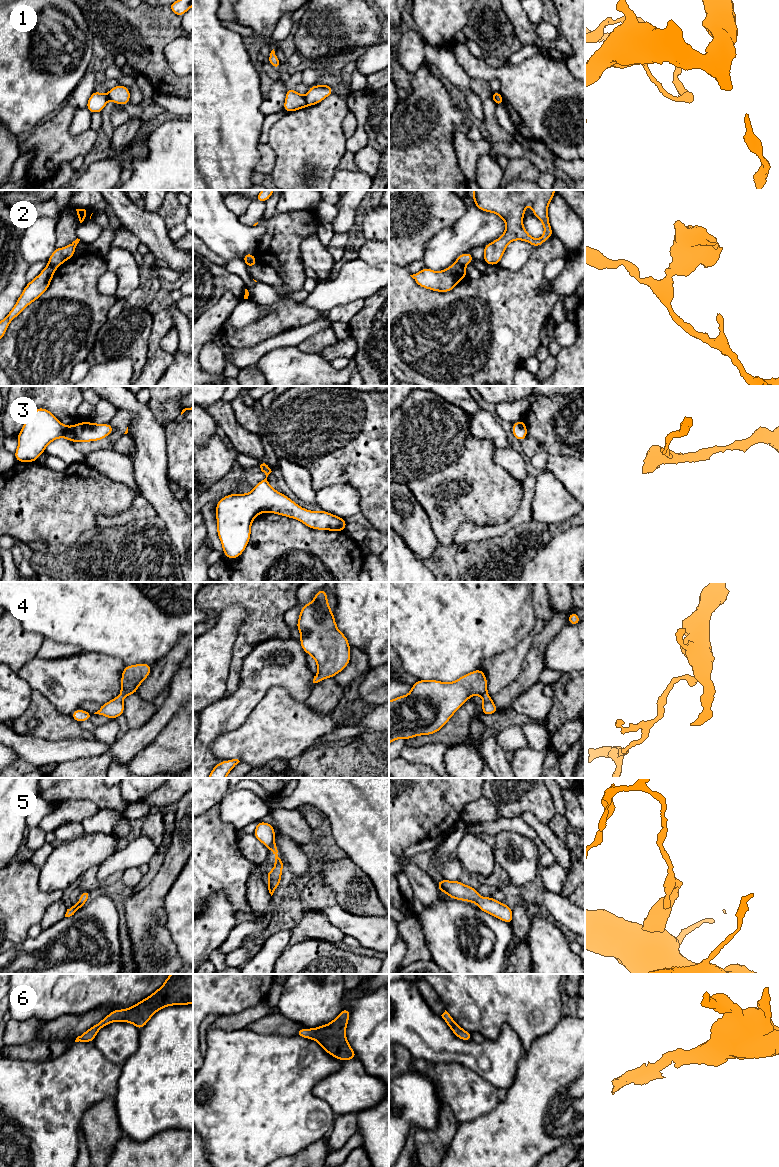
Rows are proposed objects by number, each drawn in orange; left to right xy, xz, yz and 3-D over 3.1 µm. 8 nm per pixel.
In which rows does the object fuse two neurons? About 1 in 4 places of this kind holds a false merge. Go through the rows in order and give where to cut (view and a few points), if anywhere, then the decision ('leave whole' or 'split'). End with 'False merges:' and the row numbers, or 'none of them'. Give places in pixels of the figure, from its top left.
1: cut xz (303, 97), (307, 104); split
2: cut yz (456, 262), (463, 266); split
3: cut none; leave whole
4: cut none; leave whole
5: cut none; leave whole
6: cut none; leave whole
False merges: 1, 2

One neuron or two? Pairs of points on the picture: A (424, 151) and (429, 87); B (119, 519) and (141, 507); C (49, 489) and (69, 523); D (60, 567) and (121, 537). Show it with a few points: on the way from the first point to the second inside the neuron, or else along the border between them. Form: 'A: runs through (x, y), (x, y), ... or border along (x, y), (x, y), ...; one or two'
A: runs through (431, 135), (439, 125), (441, 116), (435, 103); one
B: runs through (124, 517), (136, 511); one
C: runs through (49, 497), (49, 503), (61, 515); one
D: runs through (75, 567), (89, 567), (106, 550); one

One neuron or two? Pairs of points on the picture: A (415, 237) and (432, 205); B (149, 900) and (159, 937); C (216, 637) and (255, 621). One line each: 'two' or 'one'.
A: one
B: one
C: two

